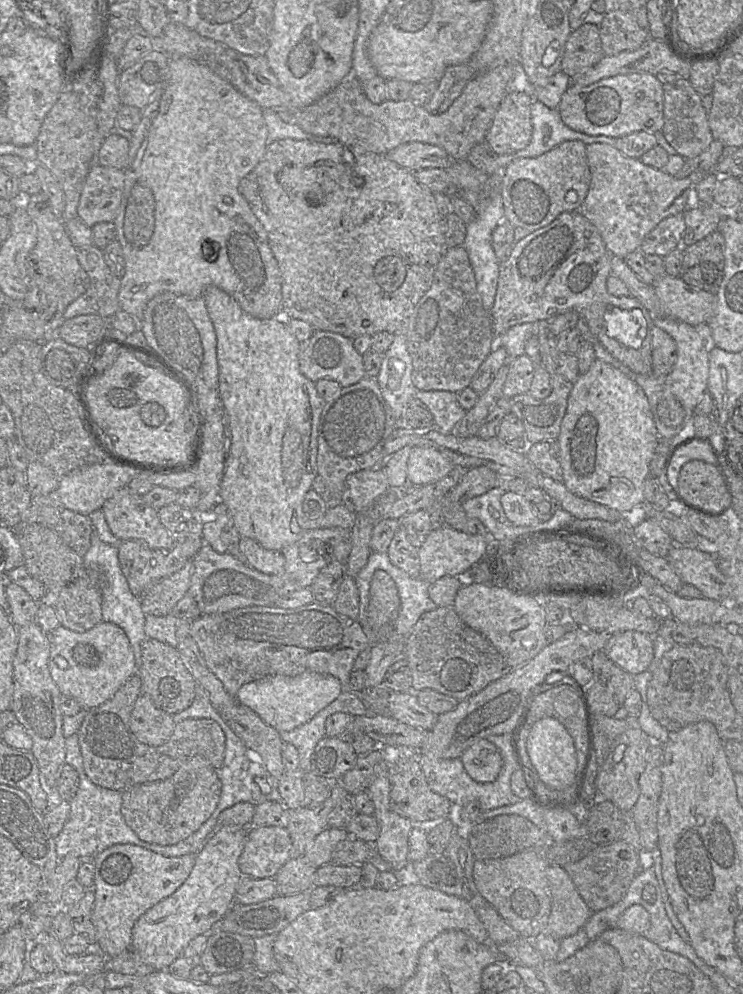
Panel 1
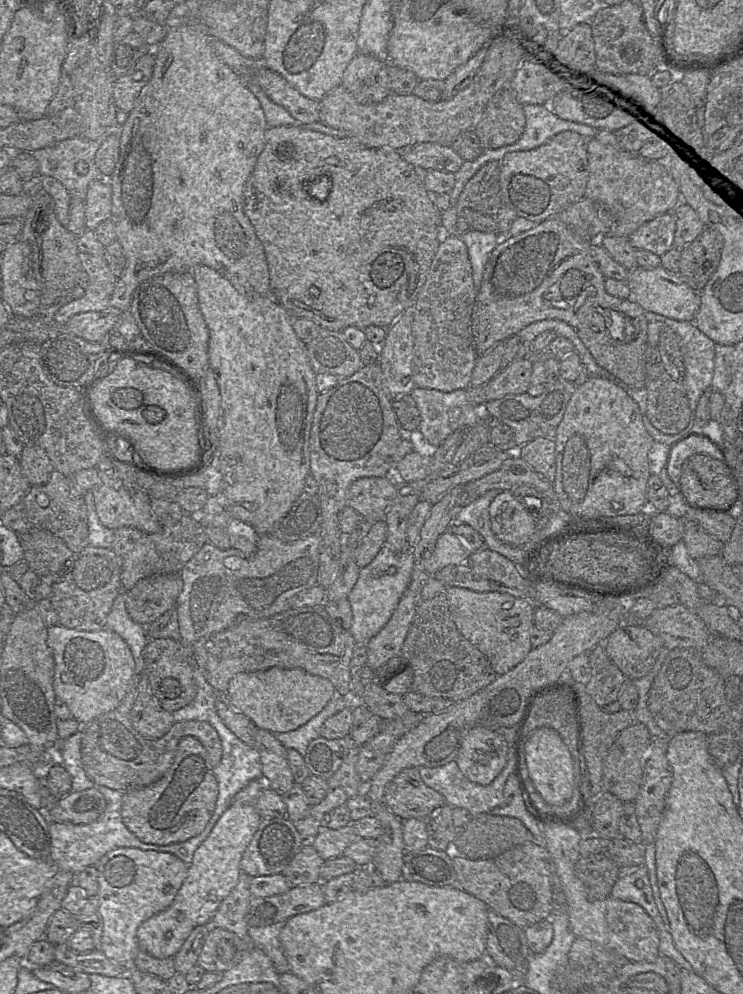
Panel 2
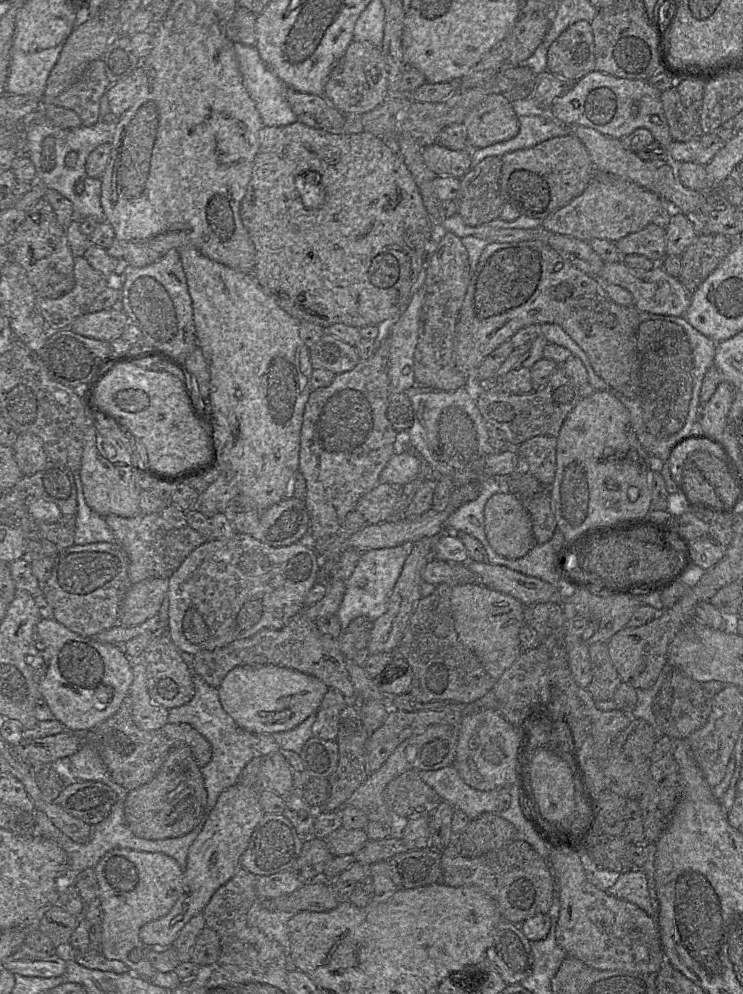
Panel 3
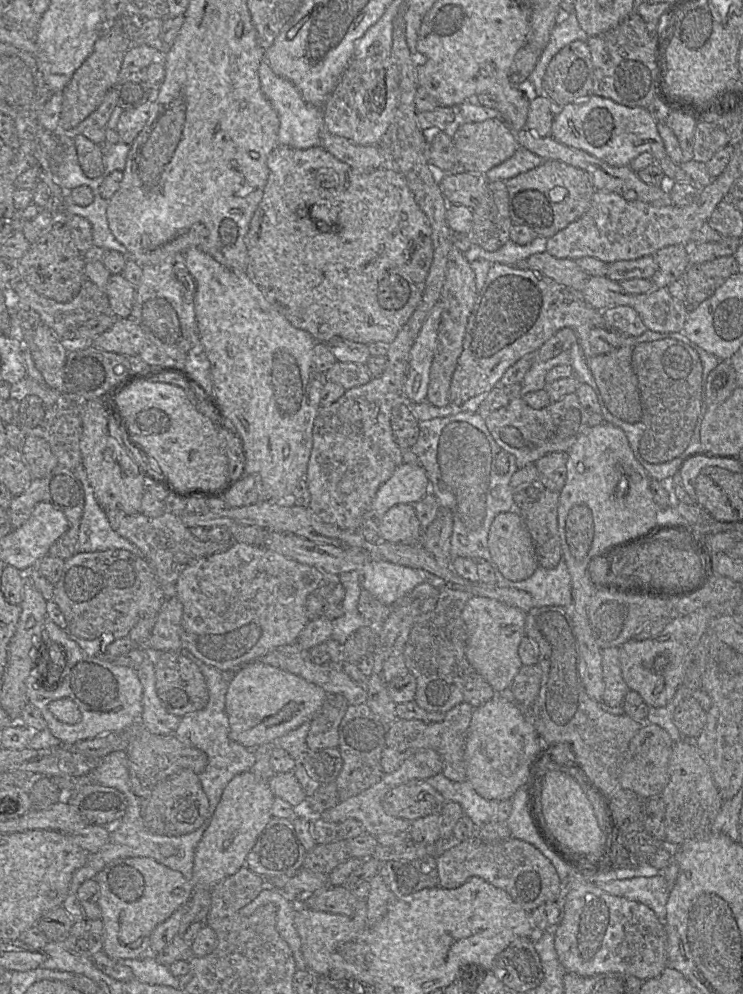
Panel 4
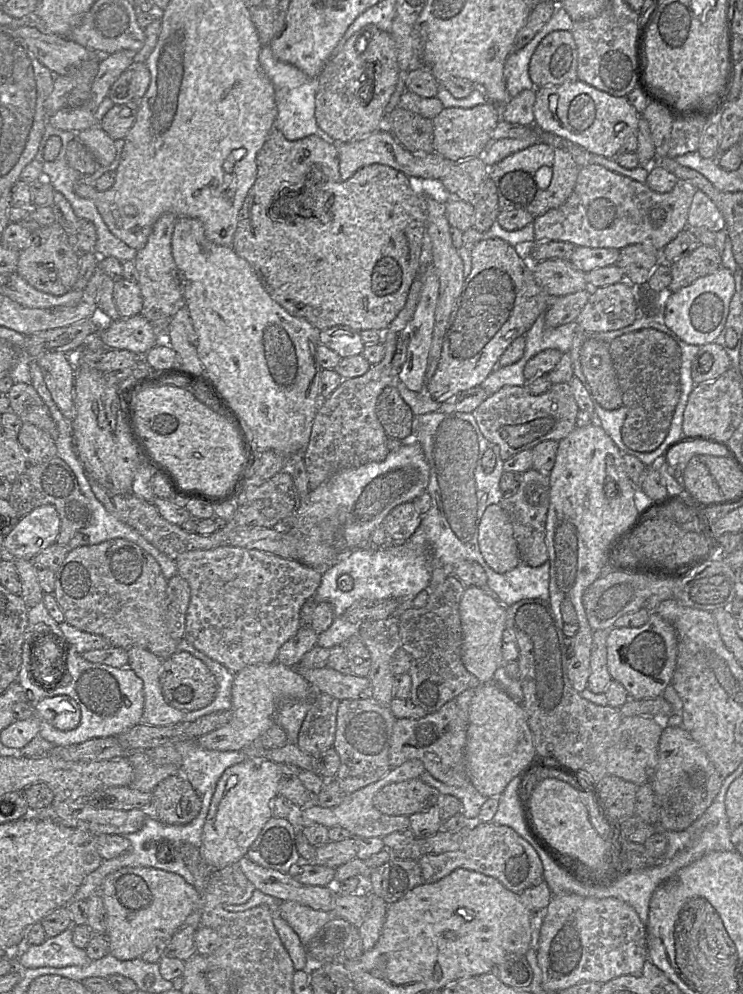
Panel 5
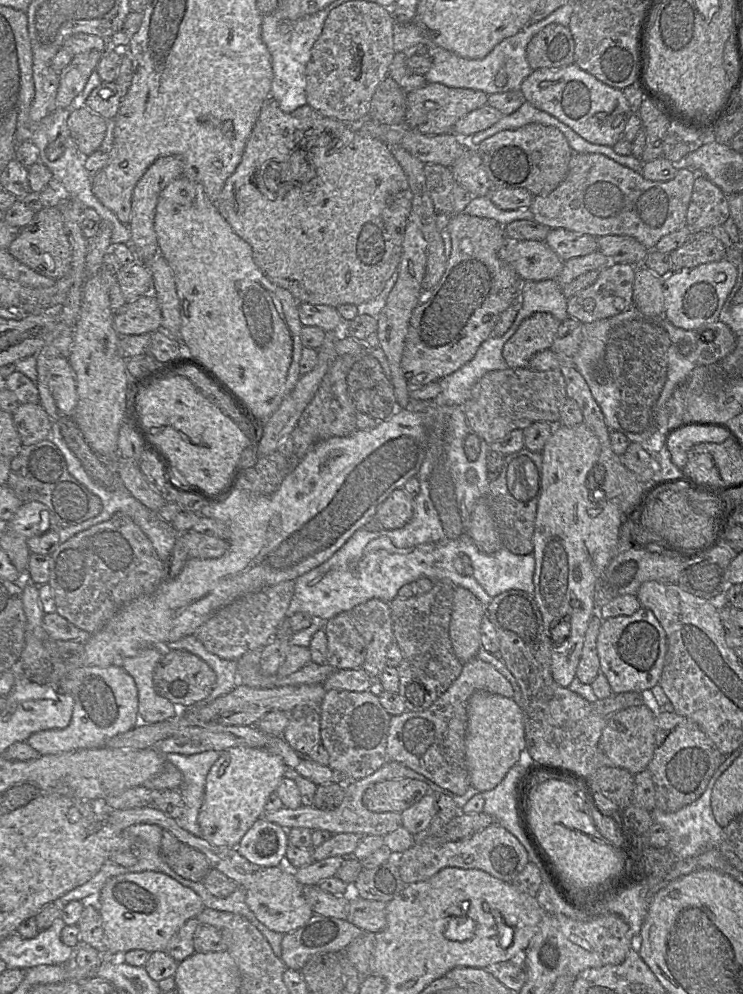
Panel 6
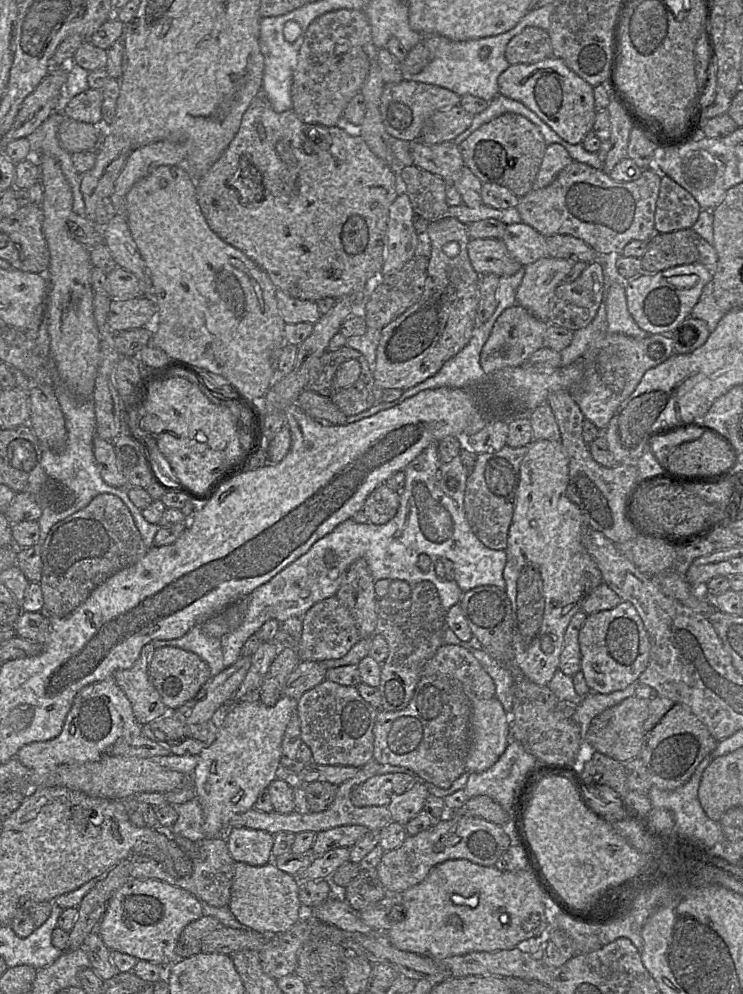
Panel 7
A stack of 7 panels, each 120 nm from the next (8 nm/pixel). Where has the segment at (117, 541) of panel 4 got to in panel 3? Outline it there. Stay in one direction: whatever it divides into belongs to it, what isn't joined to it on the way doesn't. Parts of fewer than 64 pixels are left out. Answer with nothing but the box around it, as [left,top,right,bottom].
[72,471,115,545]

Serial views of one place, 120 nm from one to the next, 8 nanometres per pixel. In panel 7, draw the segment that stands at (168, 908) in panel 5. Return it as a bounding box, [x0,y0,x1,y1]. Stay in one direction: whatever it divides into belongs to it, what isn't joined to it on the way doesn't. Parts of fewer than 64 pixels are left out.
[98,877,205,966]

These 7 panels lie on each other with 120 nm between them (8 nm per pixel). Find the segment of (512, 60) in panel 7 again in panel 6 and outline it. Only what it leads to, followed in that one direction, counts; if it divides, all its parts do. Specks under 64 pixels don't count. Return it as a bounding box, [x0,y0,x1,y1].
[527,24,575,70]

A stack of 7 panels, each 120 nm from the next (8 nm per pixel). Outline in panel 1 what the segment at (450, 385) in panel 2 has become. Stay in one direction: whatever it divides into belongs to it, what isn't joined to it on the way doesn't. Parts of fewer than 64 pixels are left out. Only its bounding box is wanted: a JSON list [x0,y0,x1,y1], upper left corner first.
[404,245,496,392]

